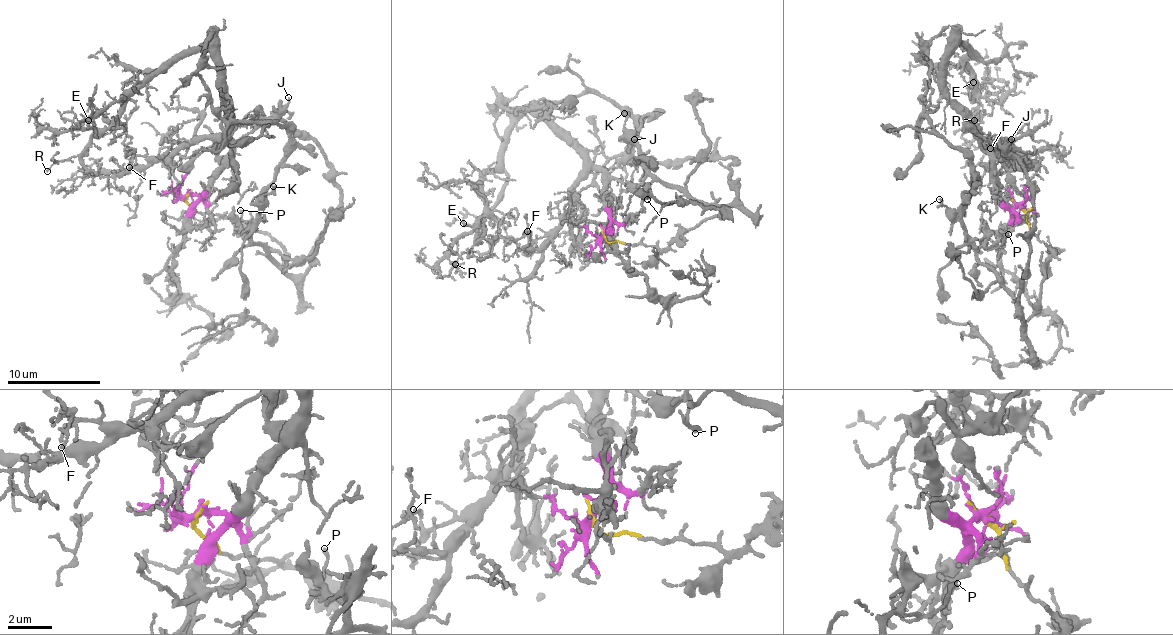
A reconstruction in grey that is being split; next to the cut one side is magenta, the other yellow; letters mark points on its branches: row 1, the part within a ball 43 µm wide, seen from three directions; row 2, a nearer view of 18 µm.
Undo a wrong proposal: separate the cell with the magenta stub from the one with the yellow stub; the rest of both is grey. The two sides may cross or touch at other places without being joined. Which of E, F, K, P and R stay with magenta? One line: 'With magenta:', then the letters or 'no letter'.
With magenta: E, F, R

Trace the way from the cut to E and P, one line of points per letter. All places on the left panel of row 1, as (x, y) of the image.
E: (185, 195), (205, 191), (231, 150), (218, 58), (202, 47), (155, 72), (107, 127), (92, 128), (88, 120)
P: (185, 195), (199, 212), (225, 216), (261, 230), (282, 247), (286, 274), (247, 232), (236, 229), (240, 209)

